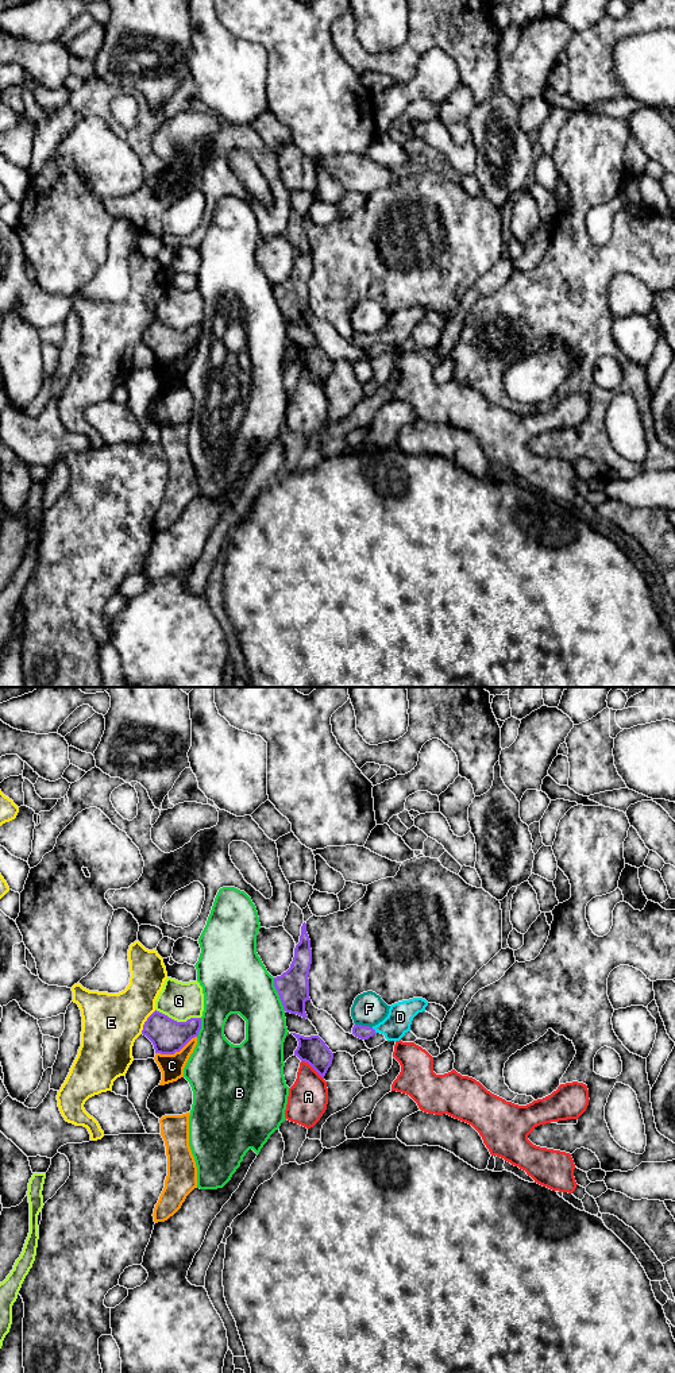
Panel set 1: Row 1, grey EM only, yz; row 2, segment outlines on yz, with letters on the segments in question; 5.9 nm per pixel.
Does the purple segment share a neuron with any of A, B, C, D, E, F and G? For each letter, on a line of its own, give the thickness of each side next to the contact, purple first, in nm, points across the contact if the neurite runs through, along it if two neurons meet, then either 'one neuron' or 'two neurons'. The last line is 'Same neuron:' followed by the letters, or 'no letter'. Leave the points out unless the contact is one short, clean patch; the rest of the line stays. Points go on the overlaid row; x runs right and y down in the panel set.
A: calibres 160 and 240 nm; two neurons
B: calibres 190 and 360 nm; two neurons
C: calibres 200 and 140 nm; two neurons
D: calibres 80 and 150 nm; way yz (358, 1030), (374, 1030), (389, 1028), (400, 1017); one neuron
E: calibres 200 and 360 nm; two neurons
F: calibres 80 and 190 nm; two neurons
G: calibres 200 and 220 nm; two neurons
Same neuron: D

